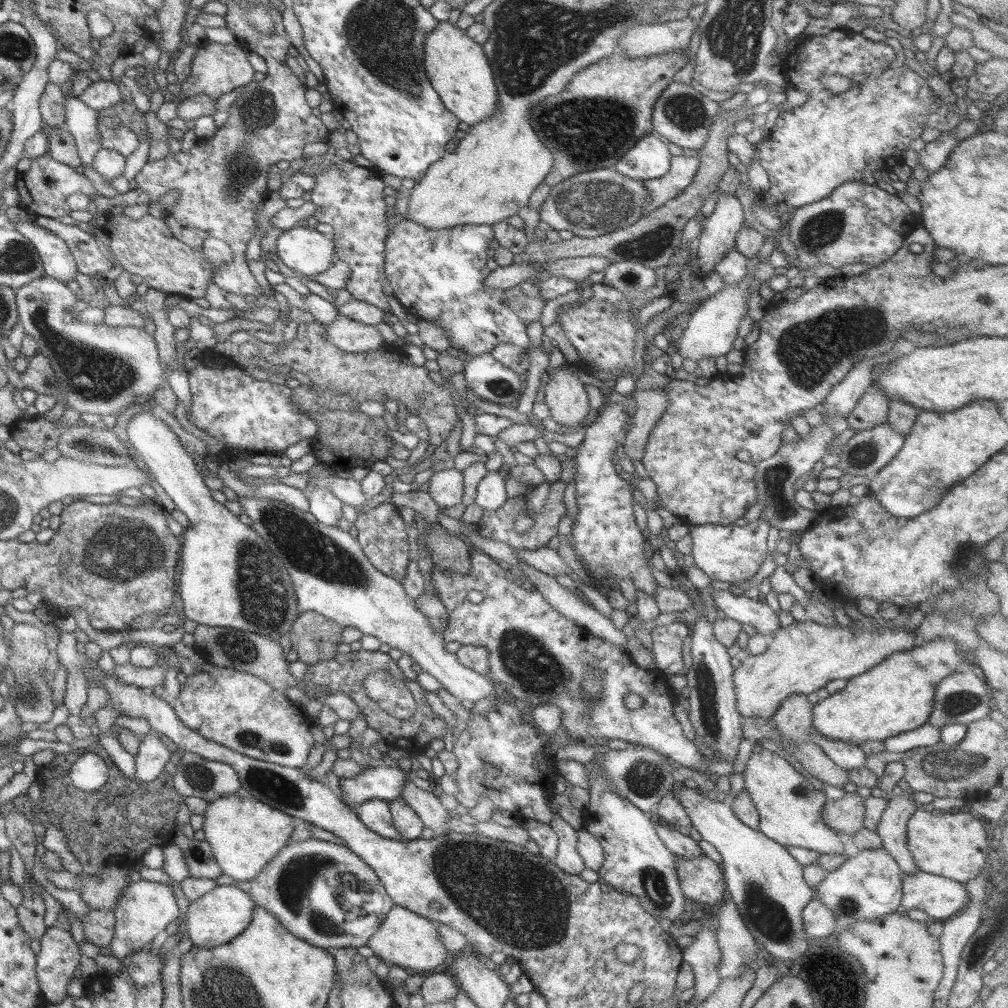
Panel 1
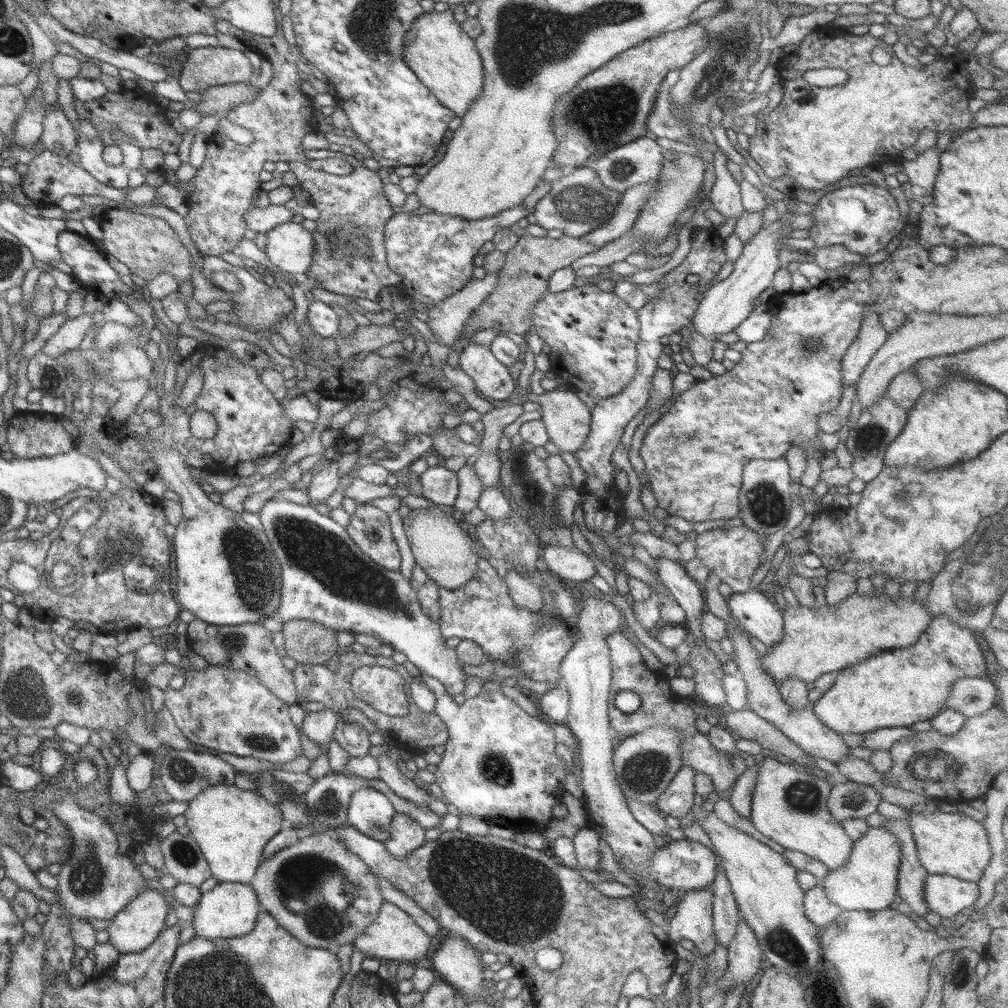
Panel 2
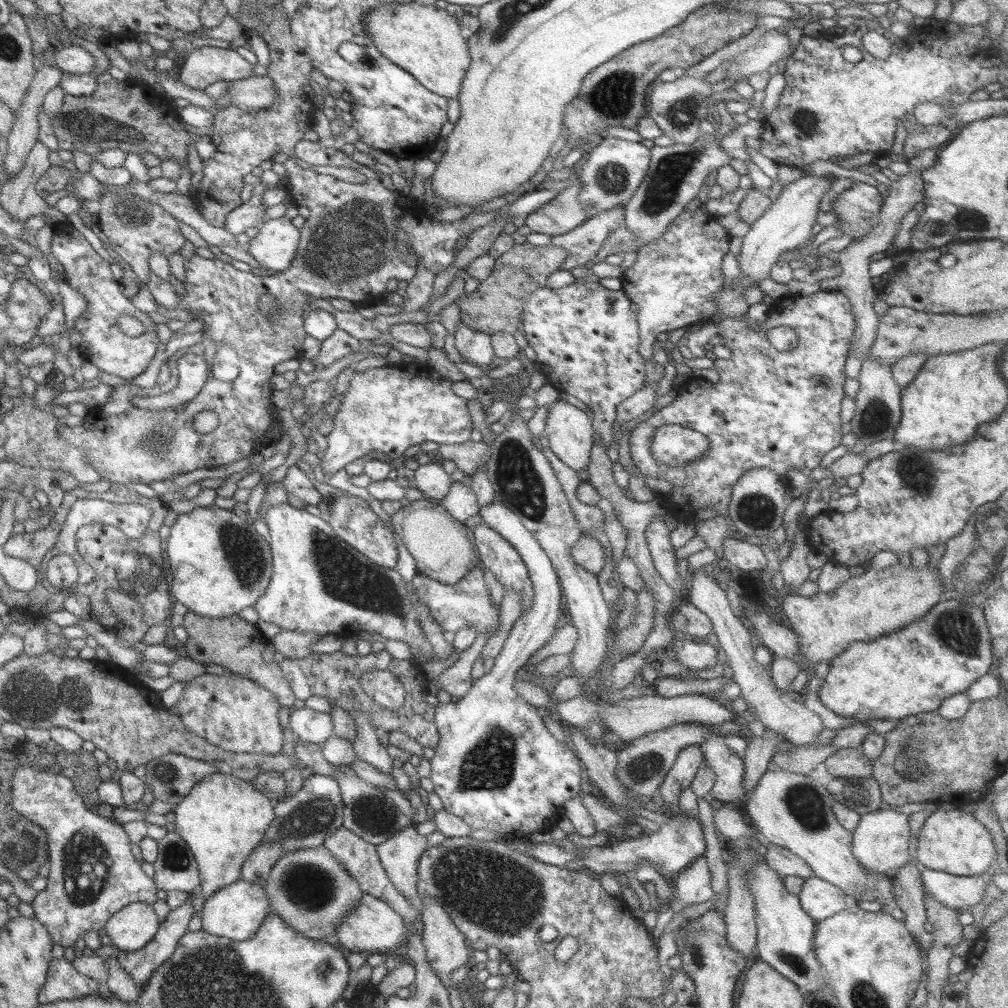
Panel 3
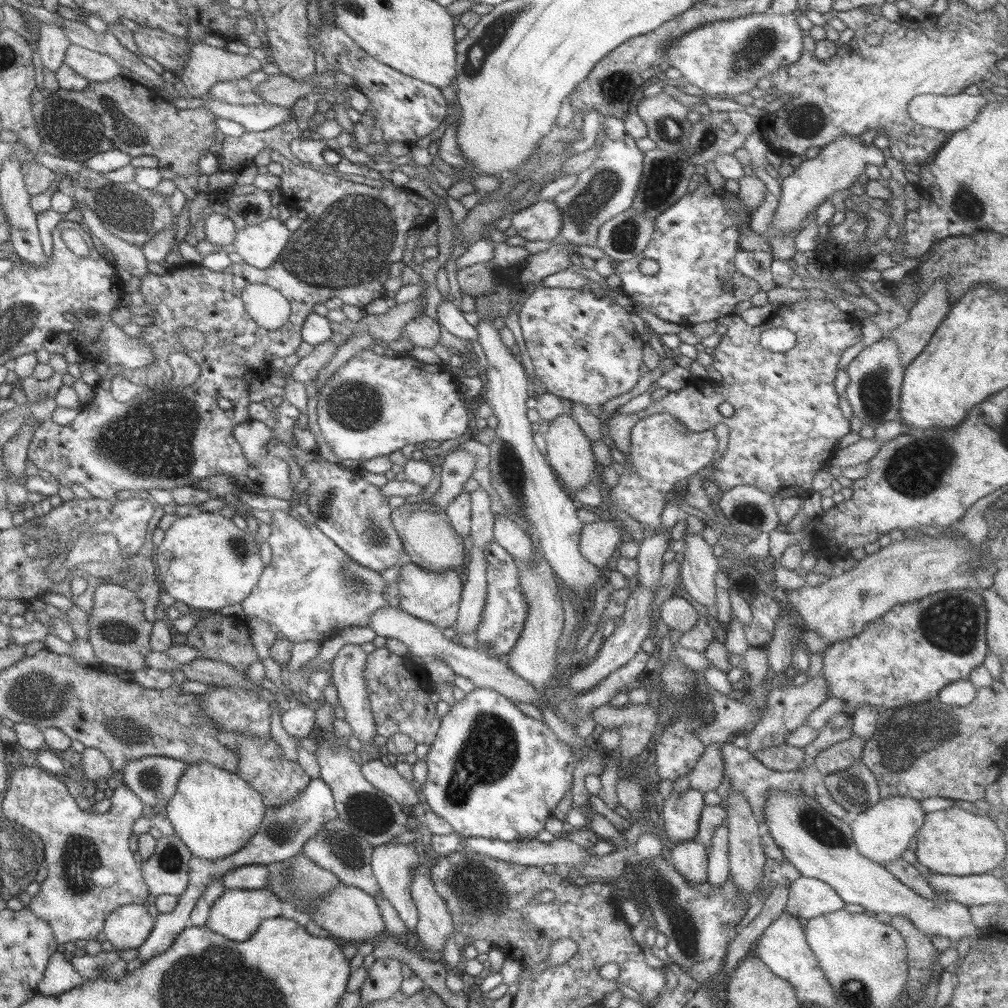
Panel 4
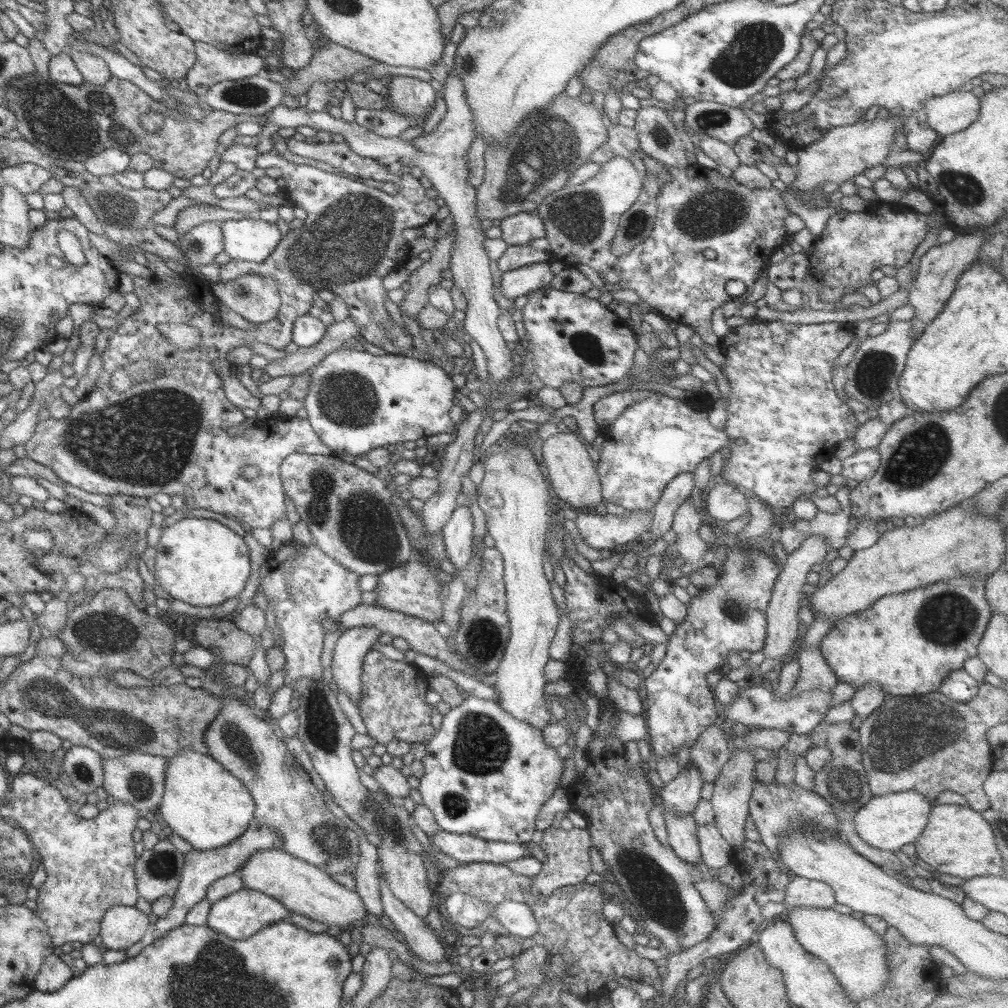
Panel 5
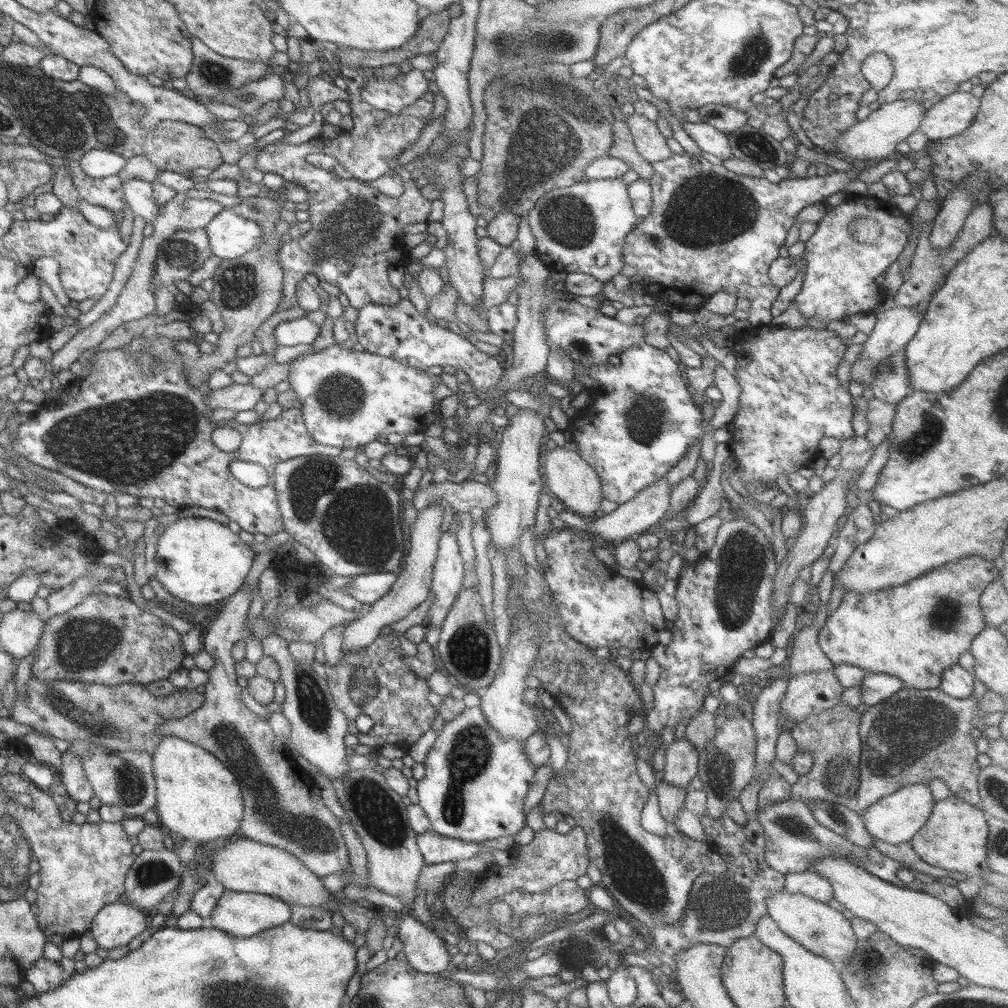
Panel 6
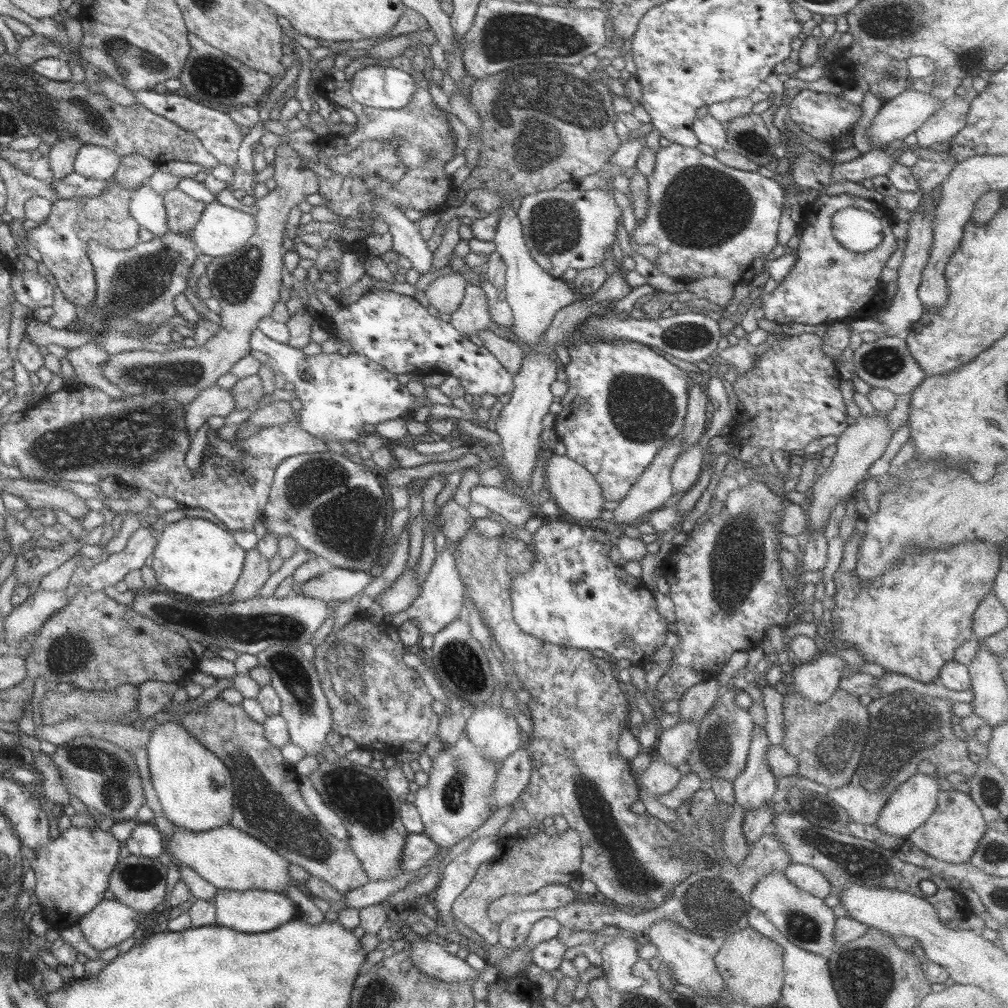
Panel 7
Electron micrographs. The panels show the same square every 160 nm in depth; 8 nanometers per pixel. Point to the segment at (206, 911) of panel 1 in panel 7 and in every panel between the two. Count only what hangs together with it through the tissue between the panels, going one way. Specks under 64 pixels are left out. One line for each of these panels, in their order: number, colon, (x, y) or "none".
2: (228, 910)
3: (234, 912)
4: (235, 915)
5: (238, 915)
6: (241, 914)
7: (253, 911)

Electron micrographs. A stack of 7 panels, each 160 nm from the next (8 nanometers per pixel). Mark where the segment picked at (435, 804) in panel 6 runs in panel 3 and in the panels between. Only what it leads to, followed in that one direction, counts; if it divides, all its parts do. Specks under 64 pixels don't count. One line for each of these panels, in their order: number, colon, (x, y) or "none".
3: (495, 766)
4: (492, 772)
5: (486, 774)

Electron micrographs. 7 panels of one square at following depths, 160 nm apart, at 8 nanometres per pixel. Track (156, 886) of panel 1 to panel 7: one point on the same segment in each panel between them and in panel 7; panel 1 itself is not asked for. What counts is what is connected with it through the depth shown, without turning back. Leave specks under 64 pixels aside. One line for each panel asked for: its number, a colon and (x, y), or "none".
2: (132, 929)
3: (130, 928)
4: (126, 927)
5: (120, 926)
6: (116, 924)
7: (108, 923)

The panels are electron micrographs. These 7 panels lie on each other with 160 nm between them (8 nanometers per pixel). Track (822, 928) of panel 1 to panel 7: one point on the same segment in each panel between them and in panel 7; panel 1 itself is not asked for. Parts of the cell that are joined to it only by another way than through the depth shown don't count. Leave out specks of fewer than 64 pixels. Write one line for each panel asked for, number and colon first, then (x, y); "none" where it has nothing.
2: (817, 909)
3: (818, 899)
4: (807, 898)
5: (799, 891)
6: (806, 883)
7: (807, 879)

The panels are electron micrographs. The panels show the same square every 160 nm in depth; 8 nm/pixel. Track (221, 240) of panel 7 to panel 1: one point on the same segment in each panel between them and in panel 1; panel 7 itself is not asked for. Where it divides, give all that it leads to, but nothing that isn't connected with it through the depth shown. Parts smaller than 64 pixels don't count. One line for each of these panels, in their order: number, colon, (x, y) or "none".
1: (303, 250)
2: (289, 247)
3: (274, 247)
4: (259, 245)
5: (250, 240)
6: (229, 236)

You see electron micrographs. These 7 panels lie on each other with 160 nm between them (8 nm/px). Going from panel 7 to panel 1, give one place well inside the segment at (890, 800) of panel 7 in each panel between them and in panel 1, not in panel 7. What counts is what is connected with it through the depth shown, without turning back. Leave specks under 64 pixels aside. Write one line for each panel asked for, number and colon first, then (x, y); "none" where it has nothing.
1: (868, 886)
2: (867, 881)
3: (879, 842)
4: (881, 832)
5: (888, 822)
6: (895, 818)

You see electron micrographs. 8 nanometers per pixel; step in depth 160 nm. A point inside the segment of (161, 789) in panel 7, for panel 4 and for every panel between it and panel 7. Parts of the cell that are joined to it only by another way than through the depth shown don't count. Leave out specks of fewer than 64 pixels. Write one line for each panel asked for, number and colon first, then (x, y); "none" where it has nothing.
4: (212, 812)
5: (202, 803)
6: (198, 798)

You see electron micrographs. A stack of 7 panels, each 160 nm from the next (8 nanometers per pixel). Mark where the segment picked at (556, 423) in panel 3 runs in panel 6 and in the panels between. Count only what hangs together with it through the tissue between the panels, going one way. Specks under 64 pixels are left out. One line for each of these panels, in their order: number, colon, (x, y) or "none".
4: (568, 452)
5: (572, 475)
6: (567, 476)

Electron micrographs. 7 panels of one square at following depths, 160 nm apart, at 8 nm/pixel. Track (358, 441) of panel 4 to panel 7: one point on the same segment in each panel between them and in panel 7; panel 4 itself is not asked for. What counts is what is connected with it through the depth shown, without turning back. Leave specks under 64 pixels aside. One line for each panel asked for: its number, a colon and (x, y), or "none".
5: (356, 401)
6: (348, 398)
7: (339, 395)

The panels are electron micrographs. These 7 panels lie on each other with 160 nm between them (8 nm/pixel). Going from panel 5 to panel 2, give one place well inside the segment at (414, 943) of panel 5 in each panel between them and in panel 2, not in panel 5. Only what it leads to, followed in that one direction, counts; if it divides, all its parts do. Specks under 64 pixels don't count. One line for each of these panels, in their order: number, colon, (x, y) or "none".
2: (404, 835)
3: (398, 855)
4: (392, 865)

